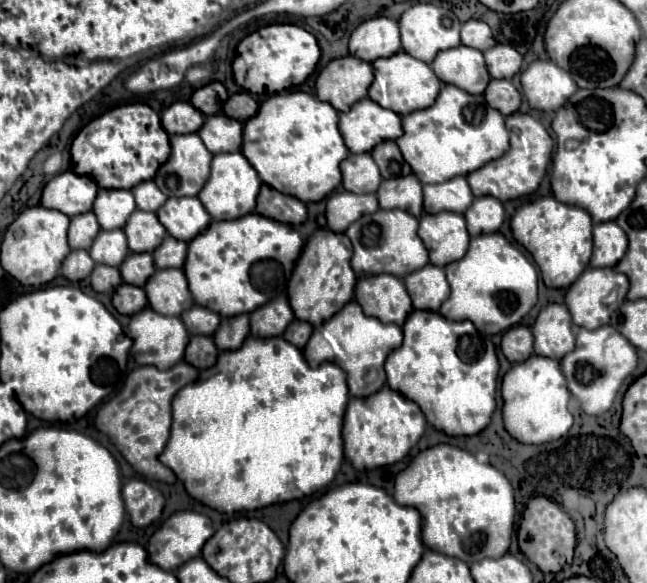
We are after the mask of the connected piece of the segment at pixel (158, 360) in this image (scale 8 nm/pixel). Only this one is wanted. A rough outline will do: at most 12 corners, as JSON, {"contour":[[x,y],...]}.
{"contour":[[149,307],[131,317],[133,359],[159,369],[181,361],[189,333]]}

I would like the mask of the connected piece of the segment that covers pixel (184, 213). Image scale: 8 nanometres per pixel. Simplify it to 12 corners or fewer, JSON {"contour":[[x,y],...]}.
{"contour":[[169,197],[157,217],[171,237],[191,241],[211,223],[199,197]]}

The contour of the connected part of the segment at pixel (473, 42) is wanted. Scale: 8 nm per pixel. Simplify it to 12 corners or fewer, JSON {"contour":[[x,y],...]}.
{"contour":[[487,23],[461,25],[461,43],[485,51],[495,45]]}

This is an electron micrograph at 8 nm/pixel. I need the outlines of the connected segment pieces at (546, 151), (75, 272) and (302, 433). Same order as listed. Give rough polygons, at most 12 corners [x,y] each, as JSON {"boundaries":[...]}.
{"boundaries":[[[529,114],[507,117],[511,149],[467,175],[475,197],[535,193],[553,141]],[[83,249],[71,251],[61,273],[69,281],[83,281],[95,267]],[[247,337],[175,395],[159,459],[223,513],[327,487],[349,391]]]}

